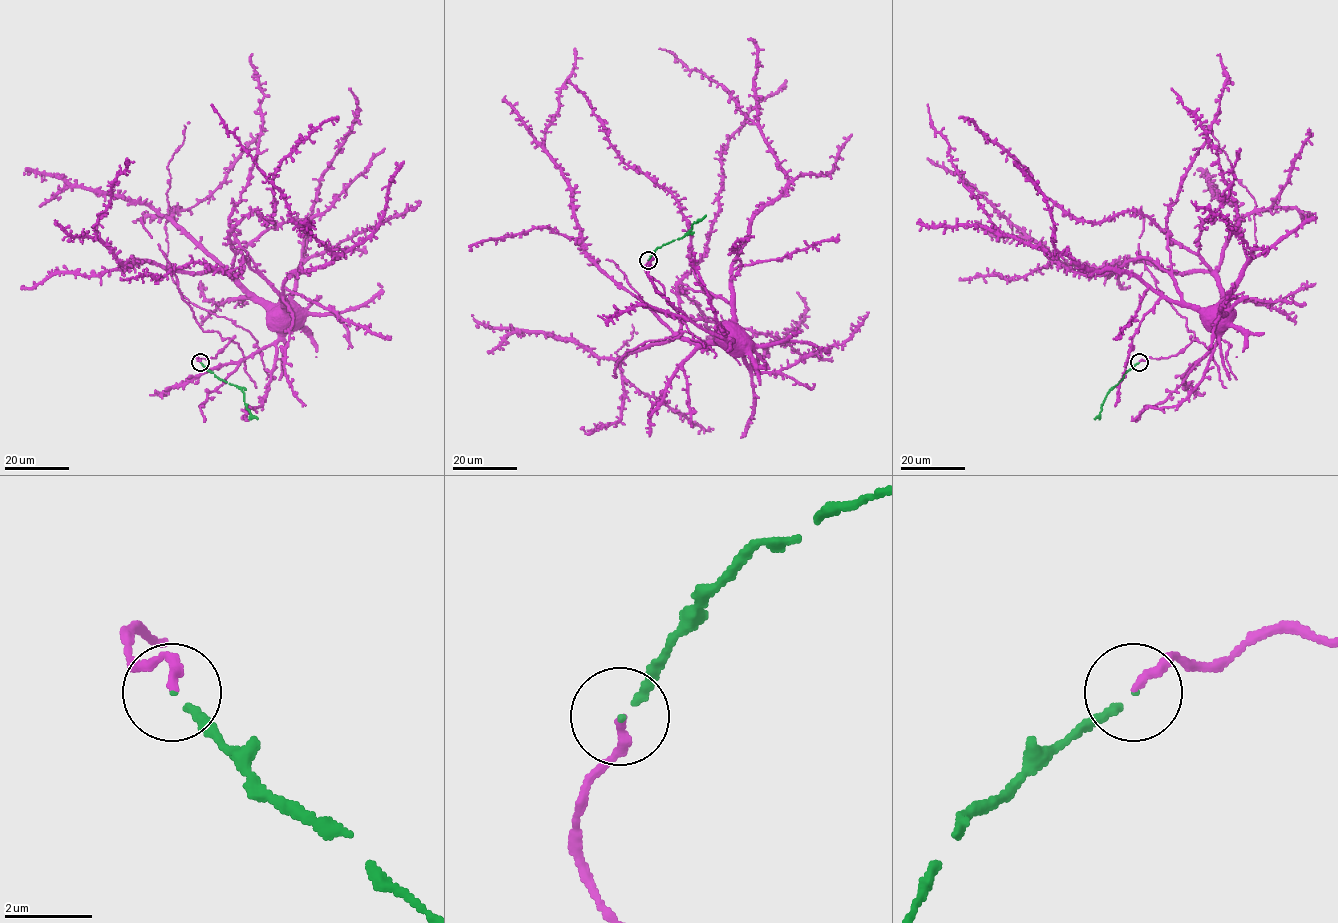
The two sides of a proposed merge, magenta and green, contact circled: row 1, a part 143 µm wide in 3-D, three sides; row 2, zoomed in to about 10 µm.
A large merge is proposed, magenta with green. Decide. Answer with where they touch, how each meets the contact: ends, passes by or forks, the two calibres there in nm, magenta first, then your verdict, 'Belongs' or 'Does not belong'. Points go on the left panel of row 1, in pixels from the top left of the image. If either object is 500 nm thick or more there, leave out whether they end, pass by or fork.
Place: (200, 362). At the ring magenta ends. At the ring green ends. Thickness 200 nm (magenta) against 130 nm. Belongs

